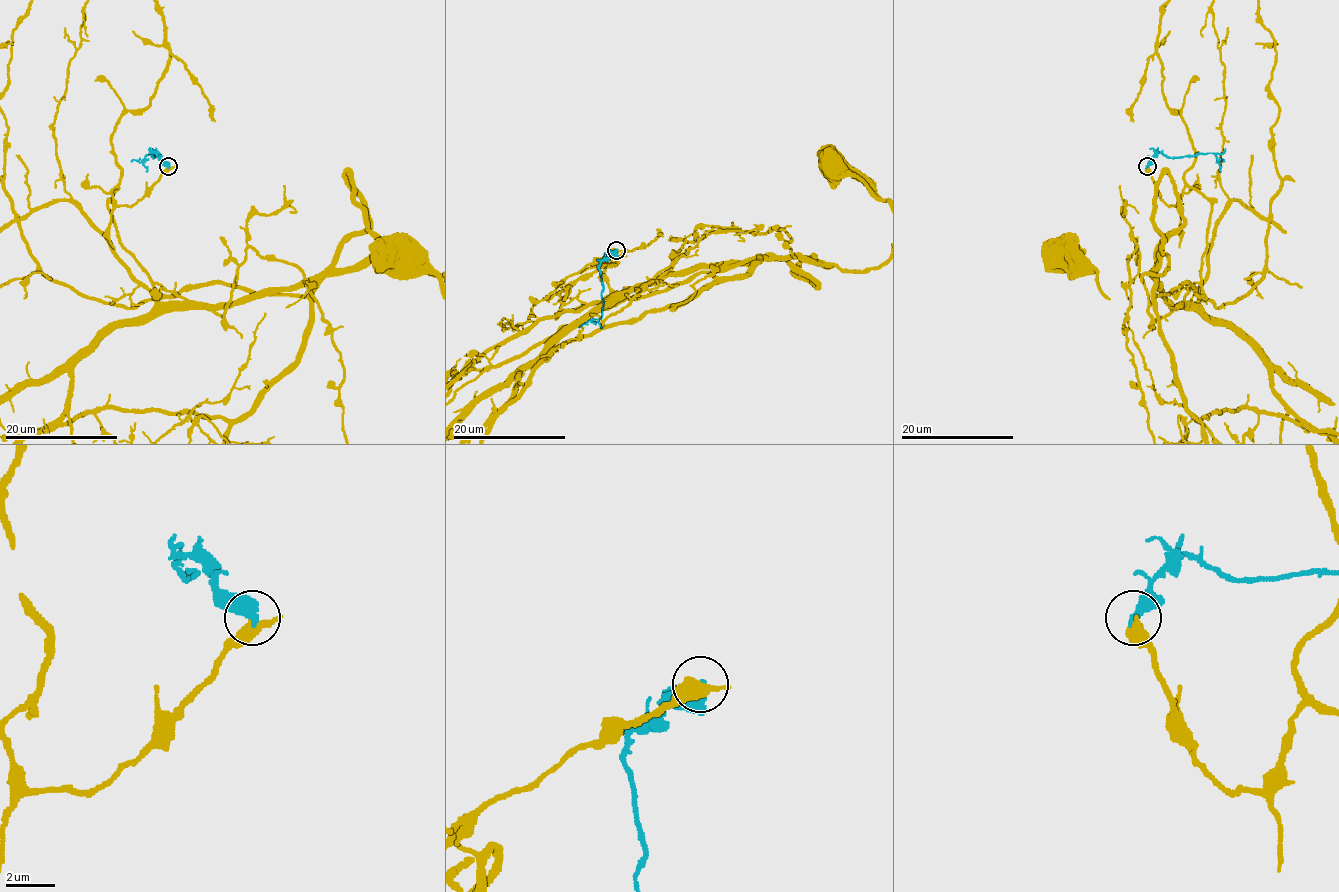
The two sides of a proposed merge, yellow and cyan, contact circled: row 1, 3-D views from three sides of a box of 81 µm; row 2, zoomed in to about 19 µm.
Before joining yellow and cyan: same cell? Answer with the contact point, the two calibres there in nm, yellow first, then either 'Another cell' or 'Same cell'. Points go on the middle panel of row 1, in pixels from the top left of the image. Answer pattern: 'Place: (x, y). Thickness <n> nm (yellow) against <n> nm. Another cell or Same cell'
Place: (616, 250). Thickness 550 nm (yellow) against 480 nm. Another cell

